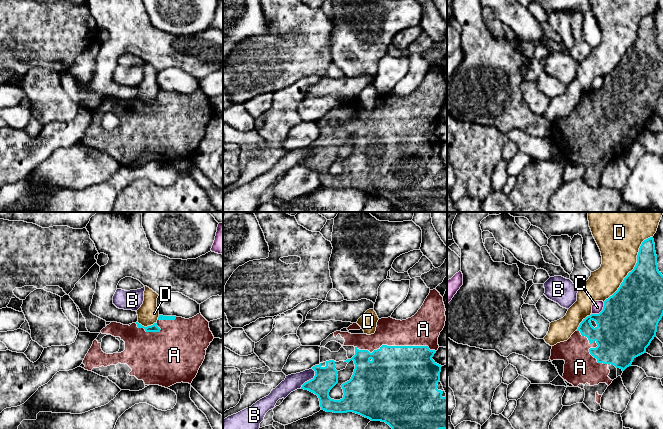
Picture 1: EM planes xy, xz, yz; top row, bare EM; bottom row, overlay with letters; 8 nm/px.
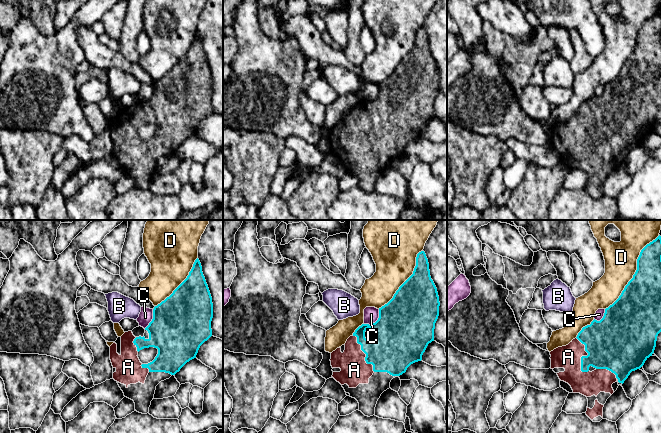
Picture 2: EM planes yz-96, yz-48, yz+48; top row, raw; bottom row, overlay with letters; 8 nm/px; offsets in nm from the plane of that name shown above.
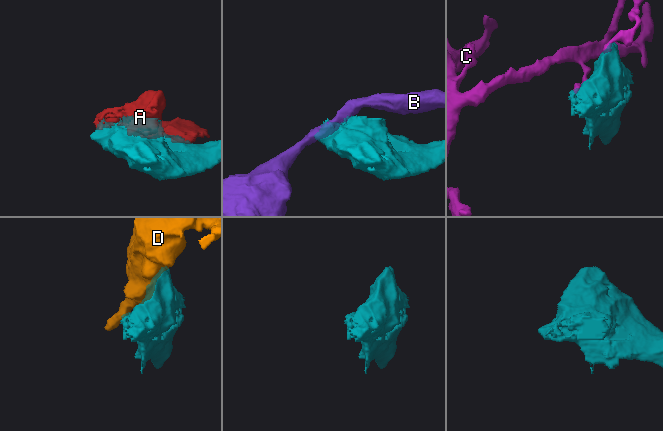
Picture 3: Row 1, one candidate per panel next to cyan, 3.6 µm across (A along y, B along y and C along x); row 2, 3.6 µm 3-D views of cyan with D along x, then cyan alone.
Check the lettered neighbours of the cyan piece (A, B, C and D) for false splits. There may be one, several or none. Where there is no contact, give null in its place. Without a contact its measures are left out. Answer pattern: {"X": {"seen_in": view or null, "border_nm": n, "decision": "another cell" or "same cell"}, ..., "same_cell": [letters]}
{"A": {"seen_in": "xz", "border_nm": 650, "decision": "same cell"}, "B": {"seen_in": "xz", "border_nm": 190, "decision": "another cell"}, "C": {"seen_in": "yz", "border_nm": 150, "decision": "another cell"}, "D": {"seen_in": "yz", "border_nm": 650, "decision": "another cell"}, "same_cell": ["A"]}

